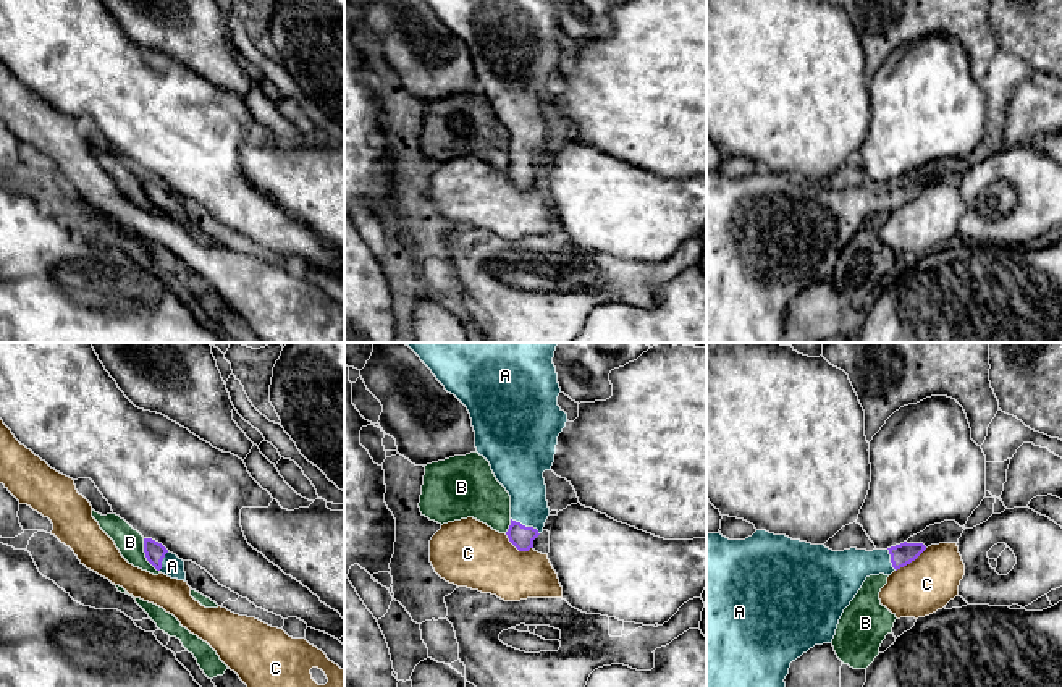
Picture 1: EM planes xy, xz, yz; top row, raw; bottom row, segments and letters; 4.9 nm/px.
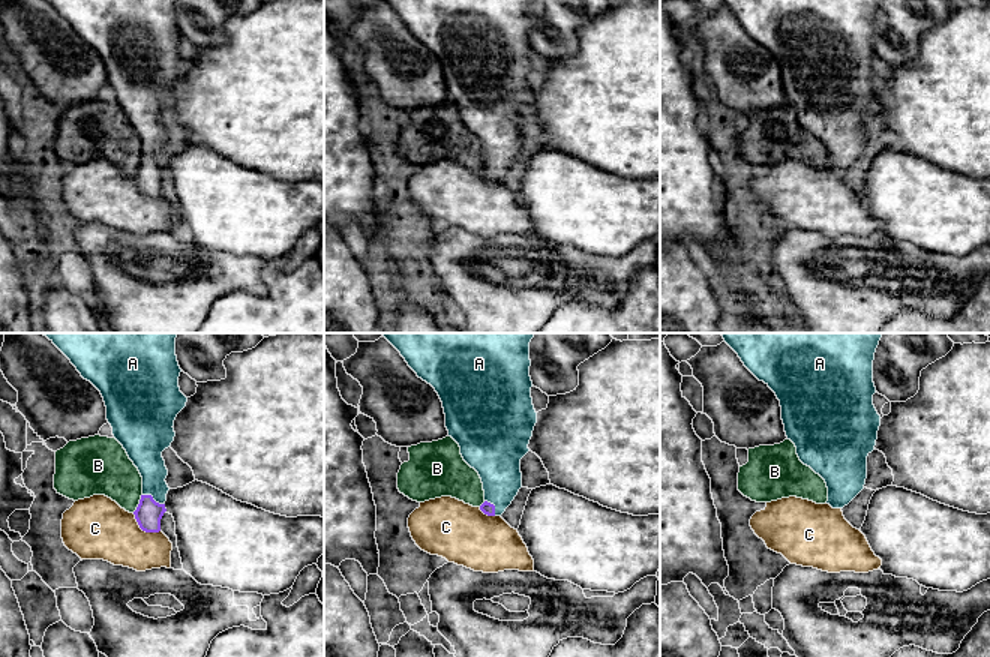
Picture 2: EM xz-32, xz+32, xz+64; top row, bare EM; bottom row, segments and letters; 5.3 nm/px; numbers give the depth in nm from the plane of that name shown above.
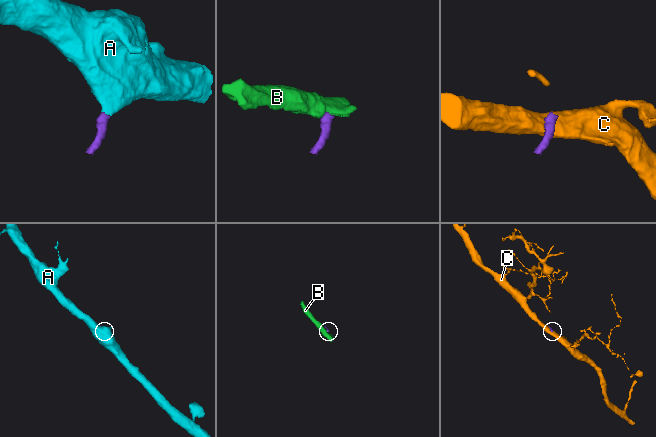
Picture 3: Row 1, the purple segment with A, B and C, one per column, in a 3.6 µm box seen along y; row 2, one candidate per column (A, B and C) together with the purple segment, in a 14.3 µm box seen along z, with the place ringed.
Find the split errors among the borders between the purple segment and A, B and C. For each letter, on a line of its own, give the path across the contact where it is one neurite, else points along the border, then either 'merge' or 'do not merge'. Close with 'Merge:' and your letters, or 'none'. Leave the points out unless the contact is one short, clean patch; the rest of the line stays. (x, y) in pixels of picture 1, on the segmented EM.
A: runs through xz (522, 537), (524, 526), (522, 476); merge
B: border along xy (143, 539), (144, 556), (159, 571); do not merge
C: border along xz (505, 534), (519, 550), (532, 548); do not merge
Merge: A

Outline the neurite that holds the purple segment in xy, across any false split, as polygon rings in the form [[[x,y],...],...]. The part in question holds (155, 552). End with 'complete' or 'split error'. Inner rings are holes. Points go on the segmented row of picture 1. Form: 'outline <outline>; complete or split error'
outline [[[144,538],[144,553],[147,561],[157,571],[171,579],[186,582],[184,561],[179,559],[176,554],[170,553],[162,543],[152,538]]]; split error

